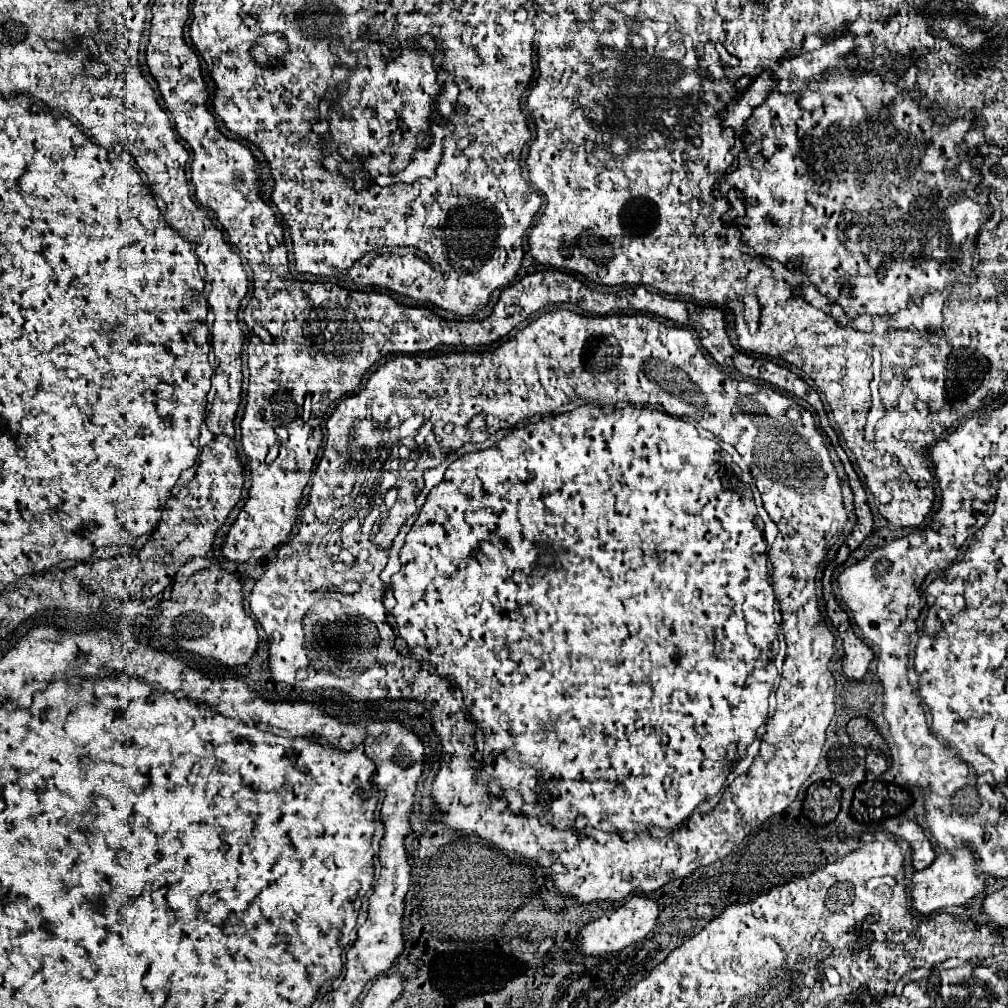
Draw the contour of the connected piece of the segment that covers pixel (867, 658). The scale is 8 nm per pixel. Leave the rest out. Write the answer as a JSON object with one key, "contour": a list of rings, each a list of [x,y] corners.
{"contour":[[[846,629],[842,639],[844,639],[844,651],[846,651],[842,673],[850,679],[864,677],[870,661],[874,659],[874,651],[862,639],[858,639],[852,629]]]}

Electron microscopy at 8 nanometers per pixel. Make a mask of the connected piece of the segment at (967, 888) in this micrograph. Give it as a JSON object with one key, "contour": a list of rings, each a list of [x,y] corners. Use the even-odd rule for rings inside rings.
{"contour":[[[963,847],[958,853],[940,853],[932,863],[932,867],[926,867],[914,873],[914,879],[912,879],[914,909],[922,915],[934,915],[938,911],[942,913],[946,909],[966,905],[970,899],[980,895],[986,887],[976,867],[978,867],[978,859],[968,847]]]}

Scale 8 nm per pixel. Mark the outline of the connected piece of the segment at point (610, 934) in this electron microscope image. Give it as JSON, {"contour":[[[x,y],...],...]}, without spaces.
{"contour":[[[634,895],[620,909],[612,911],[610,915],[604,915],[602,919],[596,919],[596,921],[588,923],[580,931],[580,935],[576,937],[576,943],[574,943],[572,949],[578,955],[604,955],[604,953],[620,951],[620,949],[628,947],[630,943],[636,943],[636,941],[644,939],[654,929],[656,919],[658,919],[658,903],[654,899]]]}

